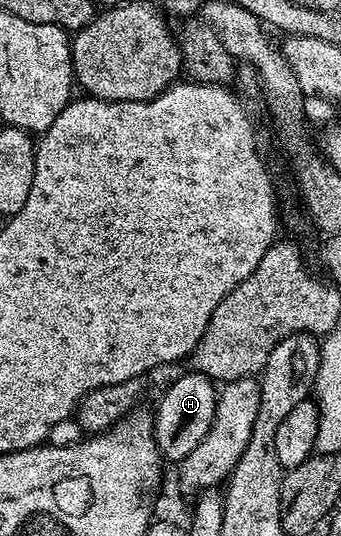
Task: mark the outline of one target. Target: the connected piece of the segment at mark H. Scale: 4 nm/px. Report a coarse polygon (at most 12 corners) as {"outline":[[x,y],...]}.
{"outline":[[194,372],[164,391],[159,453],[182,463],[207,441],[216,383]]}

